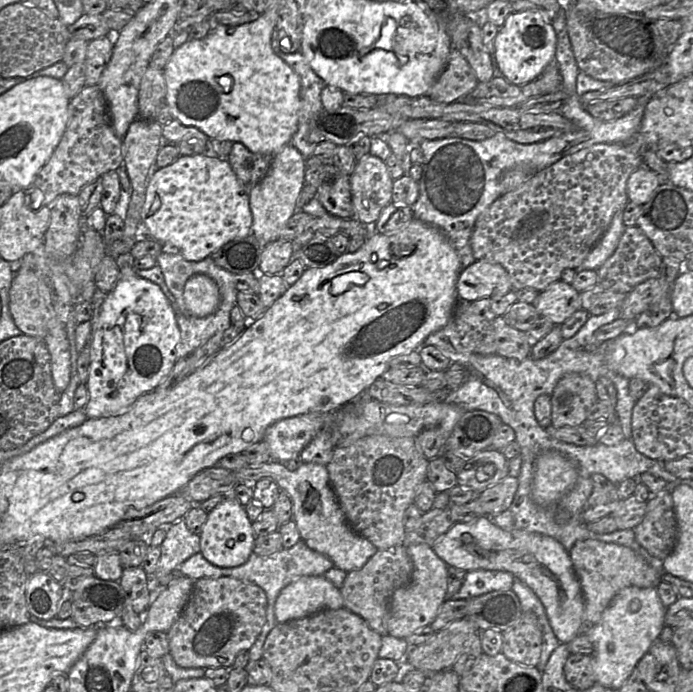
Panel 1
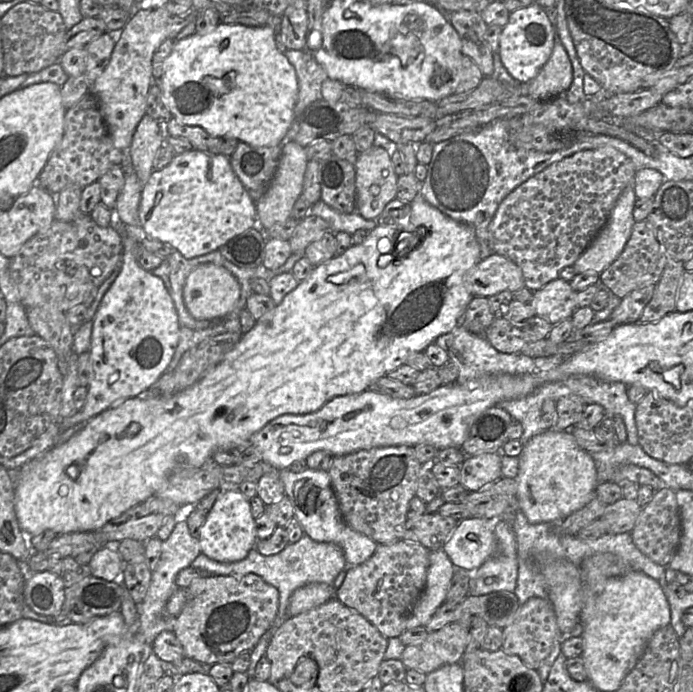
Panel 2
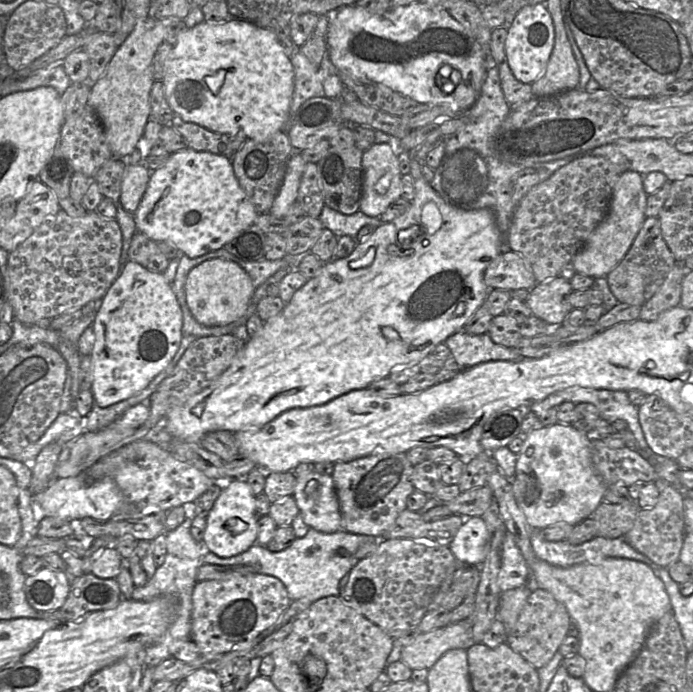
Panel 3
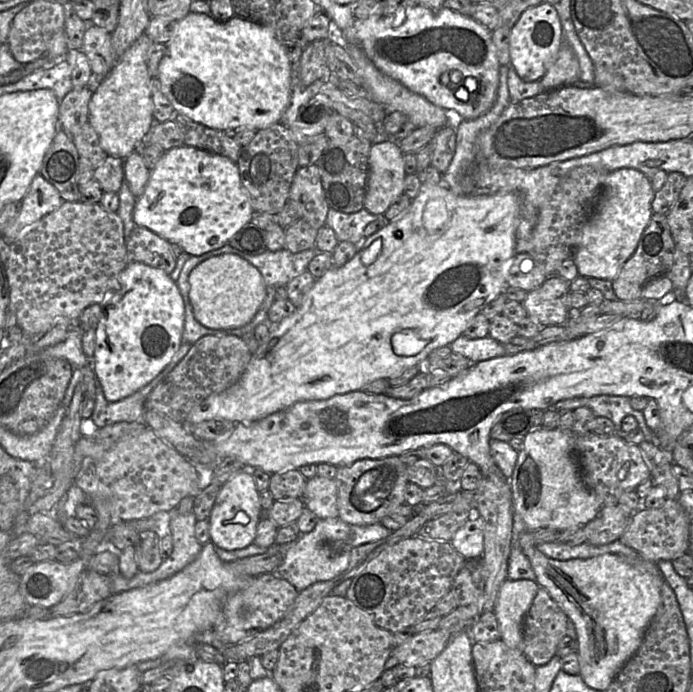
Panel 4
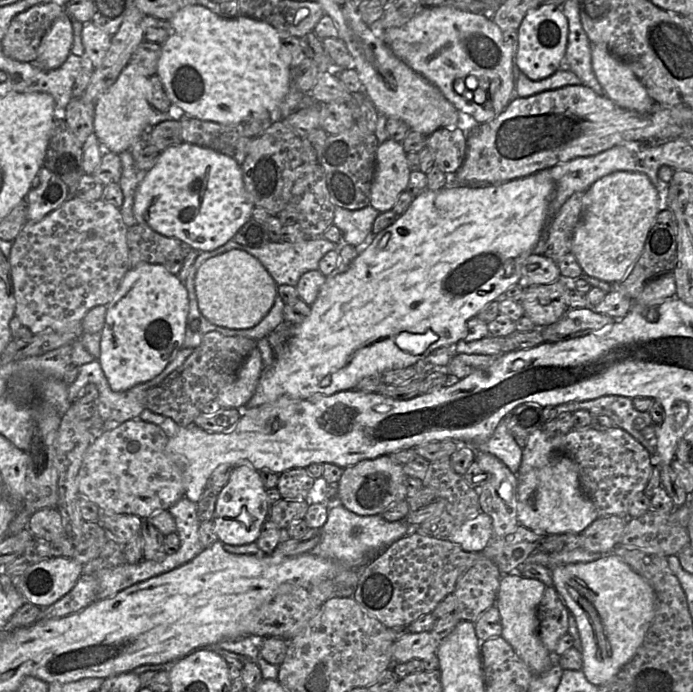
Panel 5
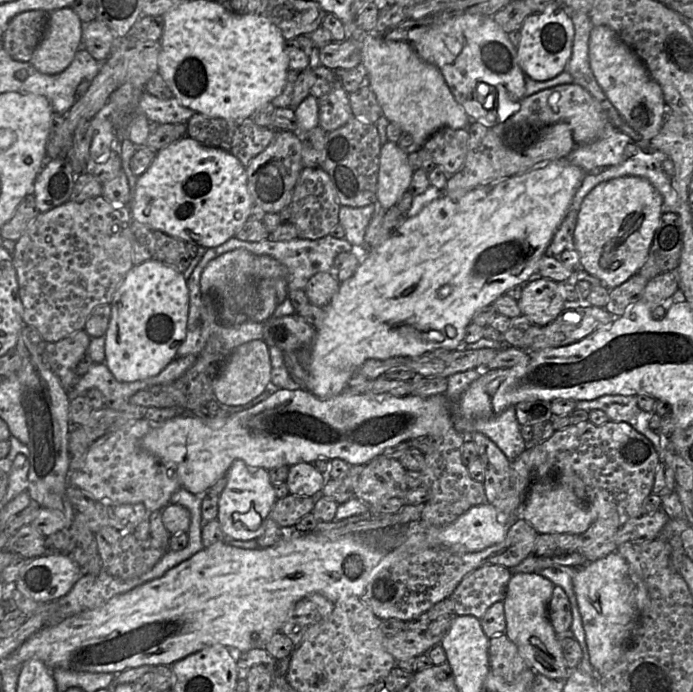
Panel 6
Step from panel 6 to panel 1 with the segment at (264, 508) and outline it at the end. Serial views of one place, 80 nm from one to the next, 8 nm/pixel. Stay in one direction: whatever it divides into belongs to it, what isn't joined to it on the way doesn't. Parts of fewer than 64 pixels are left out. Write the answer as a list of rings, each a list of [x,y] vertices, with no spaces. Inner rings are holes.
[[[226,497],[207,514],[199,538],[200,553],[209,563],[217,567],[232,568],[243,565],[248,560],[253,552],[256,536],[244,506],[234,497]]]

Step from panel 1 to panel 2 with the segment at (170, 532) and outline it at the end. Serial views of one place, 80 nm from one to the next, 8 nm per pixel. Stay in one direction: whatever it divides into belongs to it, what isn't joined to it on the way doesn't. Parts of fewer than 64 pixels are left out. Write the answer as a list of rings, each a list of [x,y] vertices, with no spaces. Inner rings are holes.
[[[178,521],[170,536],[162,543],[161,557],[156,569],[152,572],[150,585],[144,599],[136,604],[138,618],[141,626],[143,626],[145,639],[145,652],[142,664],[153,652],[152,645],[156,636],[162,631],[173,631],[176,617],[170,616],[165,612],[165,605],[173,592],[178,588],[175,583],[178,573],[190,567],[200,553],[199,539],[190,535],[186,521]]]

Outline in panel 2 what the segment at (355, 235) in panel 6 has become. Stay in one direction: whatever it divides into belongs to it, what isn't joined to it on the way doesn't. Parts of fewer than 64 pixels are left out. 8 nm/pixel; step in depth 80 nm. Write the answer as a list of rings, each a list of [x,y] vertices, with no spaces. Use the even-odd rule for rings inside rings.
[[[319,200],[312,205],[309,214],[324,219],[329,224],[330,231],[334,234],[337,232],[347,232],[348,234],[353,235],[358,230],[363,229],[371,232],[377,227],[377,219],[364,219],[356,211],[351,214],[339,212],[328,206],[322,200]]]

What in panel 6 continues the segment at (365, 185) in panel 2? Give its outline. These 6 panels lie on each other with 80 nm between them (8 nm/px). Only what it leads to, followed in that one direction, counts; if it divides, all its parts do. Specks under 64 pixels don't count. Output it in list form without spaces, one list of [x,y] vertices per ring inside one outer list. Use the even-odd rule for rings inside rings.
[[[387,141],[381,146],[379,157],[379,169],[377,177],[377,204],[379,207],[387,210],[396,205],[400,196],[408,190],[413,171],[408,162],[406,154],[397,143]]]

